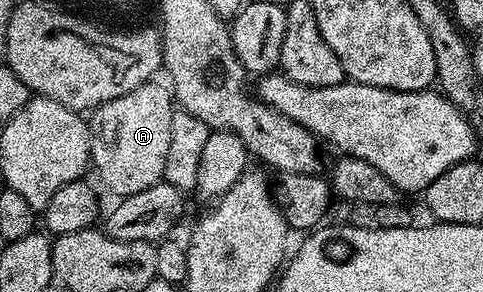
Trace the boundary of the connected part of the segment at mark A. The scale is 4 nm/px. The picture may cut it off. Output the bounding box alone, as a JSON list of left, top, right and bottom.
[90,80,173,196]

